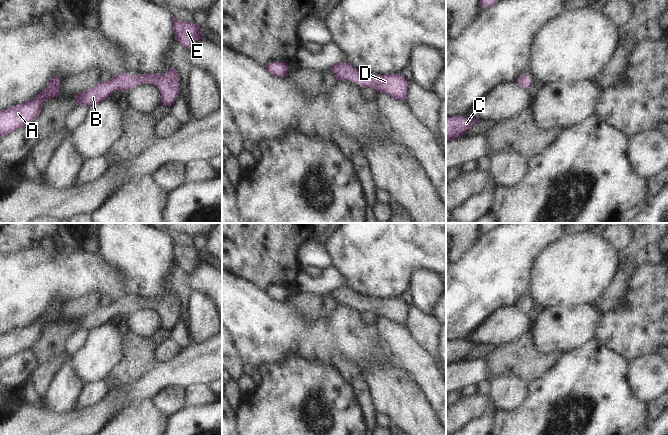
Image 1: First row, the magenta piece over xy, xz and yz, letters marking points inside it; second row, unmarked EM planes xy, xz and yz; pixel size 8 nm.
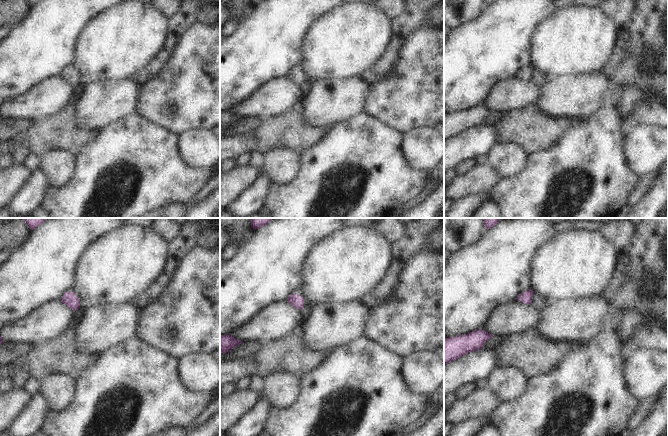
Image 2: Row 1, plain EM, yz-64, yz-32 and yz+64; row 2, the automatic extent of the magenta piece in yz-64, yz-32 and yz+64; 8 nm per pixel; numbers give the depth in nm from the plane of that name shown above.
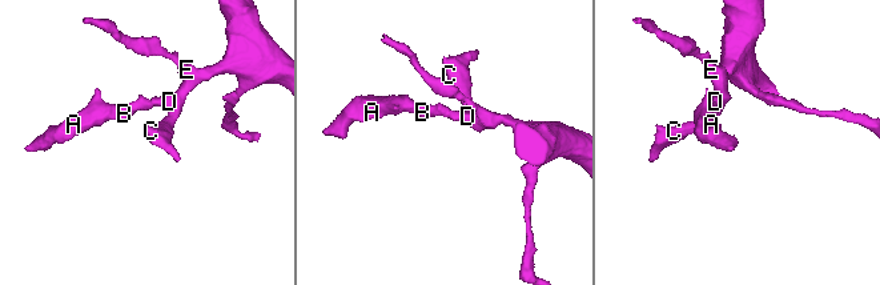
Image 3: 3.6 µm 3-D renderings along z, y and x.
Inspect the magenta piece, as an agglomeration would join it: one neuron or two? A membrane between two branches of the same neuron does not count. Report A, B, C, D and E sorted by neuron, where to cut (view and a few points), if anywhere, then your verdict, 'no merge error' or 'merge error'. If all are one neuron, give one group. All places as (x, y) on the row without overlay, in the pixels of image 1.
A B C D E; no cut; no merge error

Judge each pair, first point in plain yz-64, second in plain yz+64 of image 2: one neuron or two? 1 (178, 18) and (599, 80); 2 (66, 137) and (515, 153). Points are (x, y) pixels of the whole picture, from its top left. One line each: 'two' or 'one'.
1: two
2: two

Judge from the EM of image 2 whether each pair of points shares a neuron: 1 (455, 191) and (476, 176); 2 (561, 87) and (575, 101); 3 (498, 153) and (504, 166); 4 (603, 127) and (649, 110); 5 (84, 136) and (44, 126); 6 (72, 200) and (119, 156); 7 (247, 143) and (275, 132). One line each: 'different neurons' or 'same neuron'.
1: same neuron
2: same neuron
3: same neuron
4: different neurons
5: same neuron
6: same neuron
7: different neurons

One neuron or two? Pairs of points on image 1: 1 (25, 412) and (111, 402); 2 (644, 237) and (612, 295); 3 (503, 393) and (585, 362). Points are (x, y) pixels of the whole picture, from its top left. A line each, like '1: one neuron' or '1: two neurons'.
1: one neuron
2: one neuron
3: two neurons

